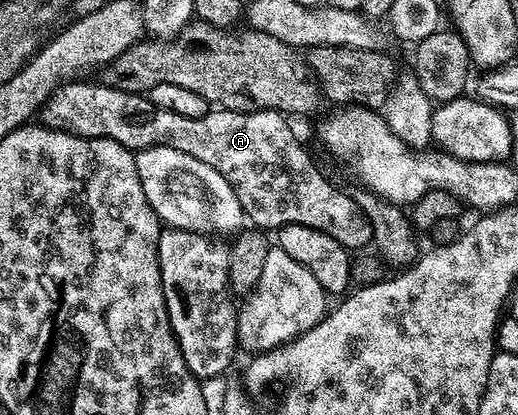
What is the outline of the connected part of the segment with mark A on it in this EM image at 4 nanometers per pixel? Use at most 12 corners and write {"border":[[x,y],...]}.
{"border":[[105,82],[64,84],[45,127],[184,151],[255,229],[348,250],[372,226],[283,113],[184,118]]}

